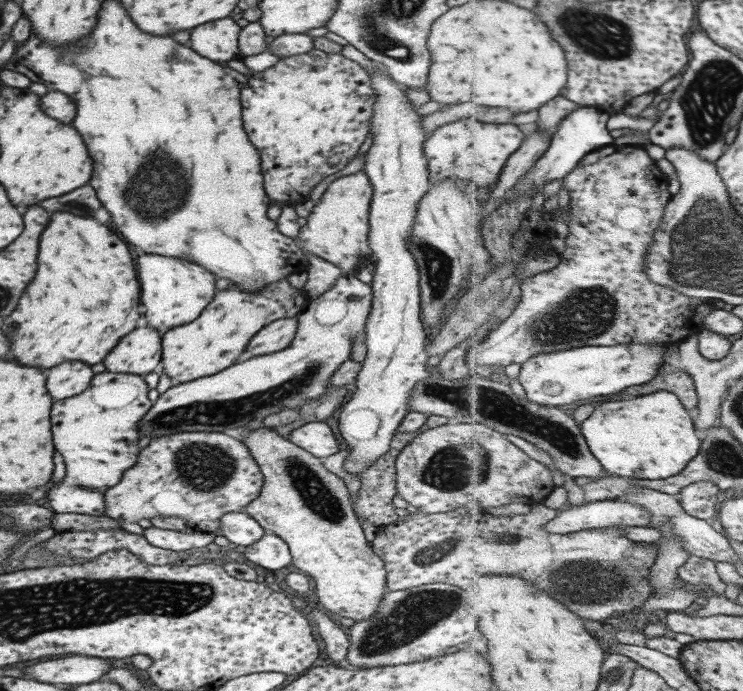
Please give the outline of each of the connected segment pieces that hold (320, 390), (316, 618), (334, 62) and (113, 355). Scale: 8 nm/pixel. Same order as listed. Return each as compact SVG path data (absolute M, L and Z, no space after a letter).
M340 275L329 291L319 295L316 300L307 302L306 307L298 316L295 336L284 350L257 355L243 362L233 363L215 374L171 386L163 394L159 394L151 408L143 414L138 424L137 436L140 438L149 434L153 439L153 437L178 432L217 431L222 433L233 428L243 428L247 426L249 420L264 419L269 414L277 414L281 412L281 408L299 409L307 400L313 400L325 394L327 386L331 385L329 376L341 366L341 362L350 359L351 342L355 338L364 336L363 326L369 314L369 306L371 306L371 293L370 283L365 284L353 275Z
M310 607L308 615L312 617L313 622L317 625L317 634L321 637L329 661L344 660L349 647L346 629L336 625L316 608Z
M313 48L303 54L280 58L275 64L263 71L254 72L245 77L240 87L239 102L241 103L242 126L245 128L245 134L249 138L249 142L257 148L259 158L261 158L261 176L263 176L265 194L269 196L269 200L273 200L273 204L285 203L296 205L309 199L309 192L321 180L342 170L357 155L357 150L365 142L365 136L367 136L369 131L369 118L373 114L373 109L371 109L373 108L373 89L371 89L369 75L367 75L367 72L359 64L345 58L340 53L327 54Z
M144 323L133 328L117 346L109 350L102 363L107 372L145 376L159 364L160 335Z

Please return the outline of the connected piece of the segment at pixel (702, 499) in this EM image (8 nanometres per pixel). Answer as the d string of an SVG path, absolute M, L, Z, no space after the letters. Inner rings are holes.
M711 481L689 484L677 494L685 512L710 521L716 516L715 504L719 502L720 486Z

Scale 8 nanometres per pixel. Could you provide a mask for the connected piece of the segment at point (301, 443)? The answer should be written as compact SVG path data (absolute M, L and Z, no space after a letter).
M325 422L307 423L289 432L287 440L320 460L339 451L339 442Z

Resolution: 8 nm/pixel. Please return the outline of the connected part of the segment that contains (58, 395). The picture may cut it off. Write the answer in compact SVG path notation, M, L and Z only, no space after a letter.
M63 362L61 366L49 370L47 394L53 400L63 400L81 394L89 386L93 375L90 366L81 362Z

